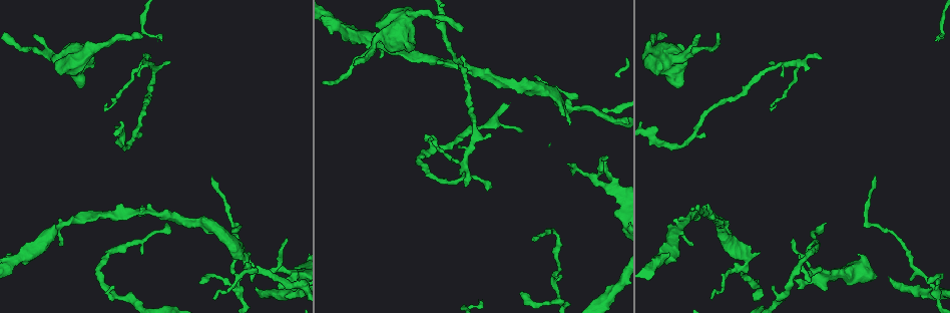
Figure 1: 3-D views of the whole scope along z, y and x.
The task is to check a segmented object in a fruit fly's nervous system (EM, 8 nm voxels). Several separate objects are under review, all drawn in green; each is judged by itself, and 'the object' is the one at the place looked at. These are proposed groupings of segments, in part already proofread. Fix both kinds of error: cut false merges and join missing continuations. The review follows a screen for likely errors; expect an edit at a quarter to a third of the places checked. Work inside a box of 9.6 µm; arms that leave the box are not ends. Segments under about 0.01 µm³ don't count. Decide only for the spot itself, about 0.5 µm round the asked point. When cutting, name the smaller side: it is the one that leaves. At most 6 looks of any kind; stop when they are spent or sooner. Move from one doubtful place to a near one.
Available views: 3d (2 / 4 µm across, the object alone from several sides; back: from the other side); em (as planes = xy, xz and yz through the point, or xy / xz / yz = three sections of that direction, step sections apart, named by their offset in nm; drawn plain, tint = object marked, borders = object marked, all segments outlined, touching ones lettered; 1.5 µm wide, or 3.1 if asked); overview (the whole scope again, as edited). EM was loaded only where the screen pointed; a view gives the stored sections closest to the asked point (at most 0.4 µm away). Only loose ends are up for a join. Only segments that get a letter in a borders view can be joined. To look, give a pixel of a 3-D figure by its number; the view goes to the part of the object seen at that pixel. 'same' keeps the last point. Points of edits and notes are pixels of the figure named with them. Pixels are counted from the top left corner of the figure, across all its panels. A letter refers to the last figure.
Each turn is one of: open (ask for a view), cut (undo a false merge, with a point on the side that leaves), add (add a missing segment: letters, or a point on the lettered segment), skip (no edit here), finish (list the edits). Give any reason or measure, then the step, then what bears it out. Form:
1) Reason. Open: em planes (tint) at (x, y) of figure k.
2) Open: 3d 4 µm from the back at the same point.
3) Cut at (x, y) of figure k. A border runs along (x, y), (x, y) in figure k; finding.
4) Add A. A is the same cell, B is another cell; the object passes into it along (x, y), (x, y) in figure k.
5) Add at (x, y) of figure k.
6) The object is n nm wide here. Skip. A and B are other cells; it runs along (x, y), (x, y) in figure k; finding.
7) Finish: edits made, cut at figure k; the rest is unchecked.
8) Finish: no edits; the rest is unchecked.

Branch stops here. Open: 3d 4 µm at (519, 294) of figure 1.

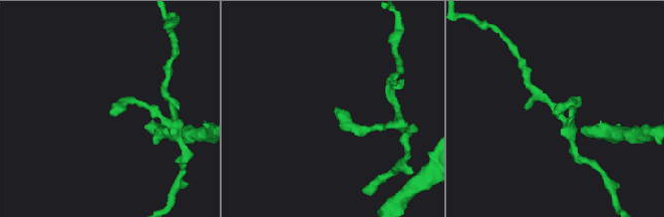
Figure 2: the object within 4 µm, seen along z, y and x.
Shape alone is not enough. Open: em planes (tint) at (556, 110) of figure 2.

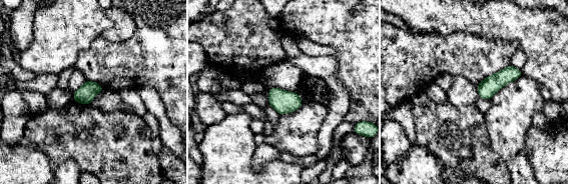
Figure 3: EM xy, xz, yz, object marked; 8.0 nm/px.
Open: em planes (borders) at the same point.

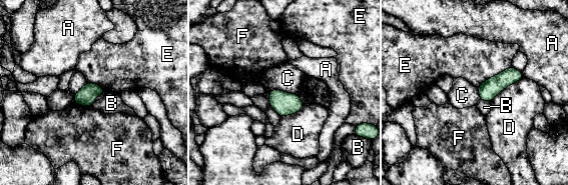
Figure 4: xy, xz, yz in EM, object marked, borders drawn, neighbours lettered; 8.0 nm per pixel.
Skip. A, B, C, D, E and F are other cells; a border runs along (270, 89), (279, 89), (298, 94) in figure 4; none of them fits.

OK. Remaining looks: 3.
An open end. Open: 3d 4 µm at (60, 245) of figure 1.

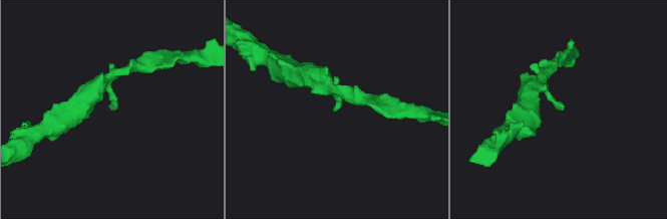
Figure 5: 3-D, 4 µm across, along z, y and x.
Open: em planes (plain) at (335, 108) of figure 5.

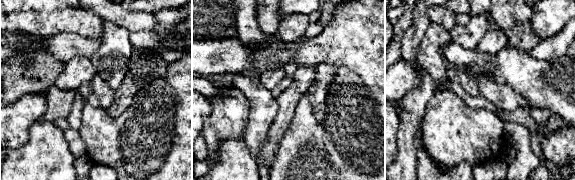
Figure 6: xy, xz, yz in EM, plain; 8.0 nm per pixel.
Open: em planes (borders) at the same point.

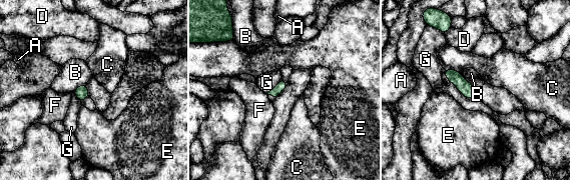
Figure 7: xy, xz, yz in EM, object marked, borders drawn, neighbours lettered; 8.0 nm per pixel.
The longest contact is with G, 170 nm. Skip. A, B, C, D, E, F and G are other cells; a border runs along (281, 79), (266, 93) in figure 7; none of them fits.

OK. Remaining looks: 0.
Finish: no edits; the rest is unchecked.

